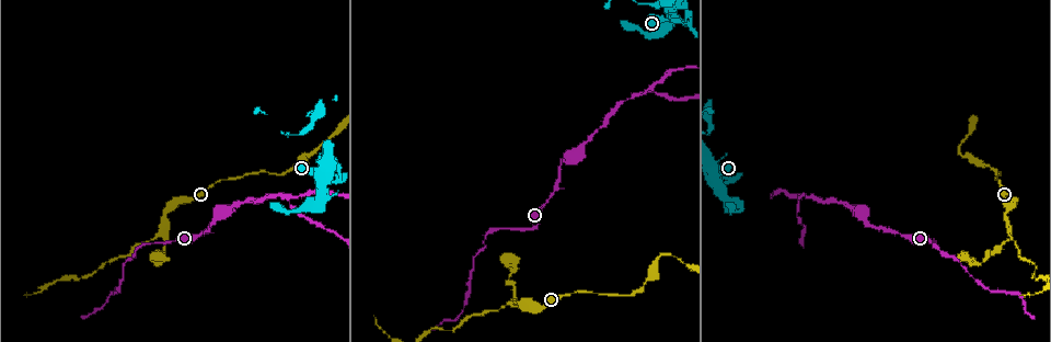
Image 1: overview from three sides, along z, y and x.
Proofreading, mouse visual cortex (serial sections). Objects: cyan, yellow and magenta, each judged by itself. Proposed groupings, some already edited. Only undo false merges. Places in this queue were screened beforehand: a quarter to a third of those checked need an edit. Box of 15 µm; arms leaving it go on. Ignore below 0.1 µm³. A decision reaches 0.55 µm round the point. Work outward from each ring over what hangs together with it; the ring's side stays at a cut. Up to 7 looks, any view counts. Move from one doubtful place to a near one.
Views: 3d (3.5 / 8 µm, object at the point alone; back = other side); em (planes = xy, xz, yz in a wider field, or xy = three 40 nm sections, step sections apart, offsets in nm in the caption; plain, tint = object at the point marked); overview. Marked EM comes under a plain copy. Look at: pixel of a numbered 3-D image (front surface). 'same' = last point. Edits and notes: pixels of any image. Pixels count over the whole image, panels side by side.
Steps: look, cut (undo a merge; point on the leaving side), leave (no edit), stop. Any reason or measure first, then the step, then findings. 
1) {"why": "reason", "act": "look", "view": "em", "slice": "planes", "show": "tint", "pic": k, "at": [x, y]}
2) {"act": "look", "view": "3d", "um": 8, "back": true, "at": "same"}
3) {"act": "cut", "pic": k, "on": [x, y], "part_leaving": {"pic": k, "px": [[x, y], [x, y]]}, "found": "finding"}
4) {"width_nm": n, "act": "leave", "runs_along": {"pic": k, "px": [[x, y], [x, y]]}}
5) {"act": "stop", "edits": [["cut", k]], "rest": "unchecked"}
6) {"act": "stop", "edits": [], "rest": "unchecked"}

{"why": "sharp bend", "act": "look", "view": "3d", "um": 8, "pic": 1, "at": [678, 21]}

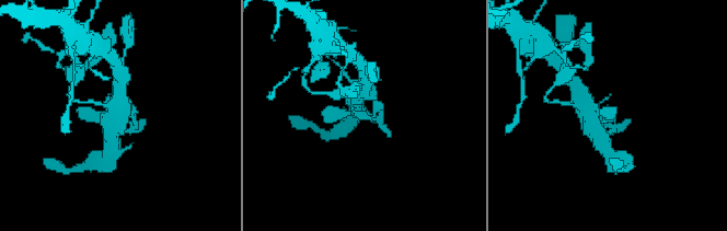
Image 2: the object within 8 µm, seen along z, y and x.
{"act": "look", "view": "em", "slice": "xy", "step": 5, "show": "tint", "pic": 2, "at": [368, 117]}

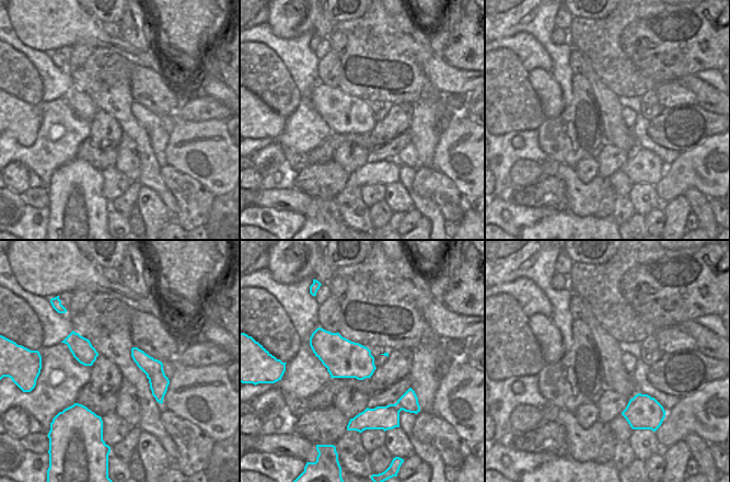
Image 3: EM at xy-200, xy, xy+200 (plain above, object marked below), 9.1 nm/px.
{"width_nm": 340, "act": "leave", "runs_along": {"pic": 2, "px": [[336, 114], [371, 117], [373, 96]]}, "found": "one cell here"}

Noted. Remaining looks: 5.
{"why": "side arm on a straight run", "act": "look", "view": "em", "slice": "xy", "step": 2, "show": "tint", "pic": 1, "at": [801, 197]}

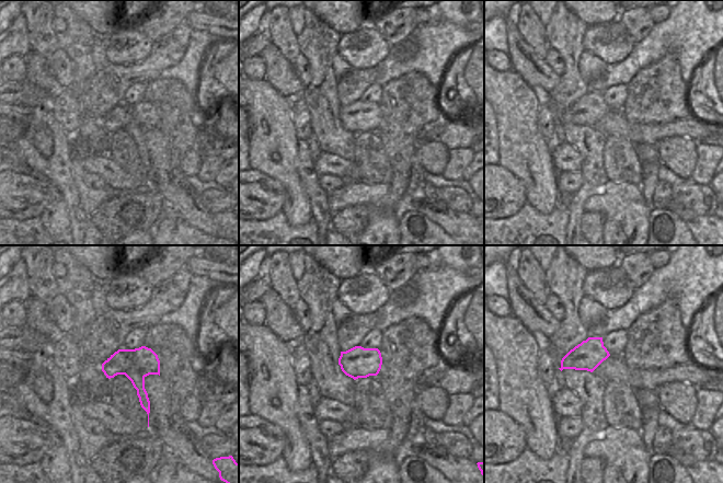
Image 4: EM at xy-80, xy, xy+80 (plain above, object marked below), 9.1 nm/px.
{"act": "look", "view": "3d", "um": 3.5, "back": true, "at": "same"}

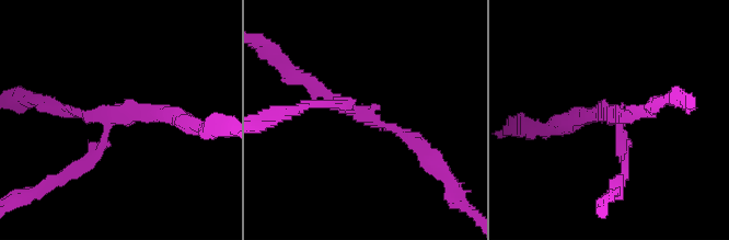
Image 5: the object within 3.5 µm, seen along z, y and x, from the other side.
{"width_nm": 280, "act": "cut", "pic": 5, "on": [93, 160], "part_leaving": {"pic": 5, "px": [[108, 126], [82, 167], [38, 190]]}, "found": "a second cell is stuck on"}

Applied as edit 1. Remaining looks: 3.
{"act": "look", "view": "overview"}

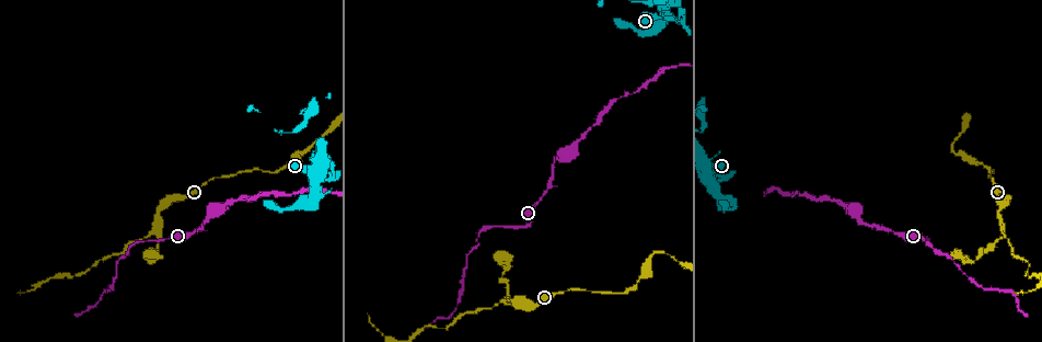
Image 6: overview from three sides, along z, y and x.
{"why": "sudden change in width", "act": "look", "view": "3d", "um": 3.5, "pic": 6, "at": [159, 212]}

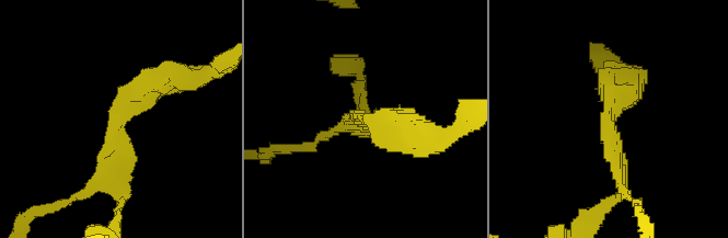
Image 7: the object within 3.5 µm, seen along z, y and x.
{"arms": 3, "arm_widths_nm": [150, 150, 350], "why": "need the tissue", "act": "look", "view": "em", "slice": "xy", "step": 3, "show": "tint", "pic": 7, "at": [360, 116]}

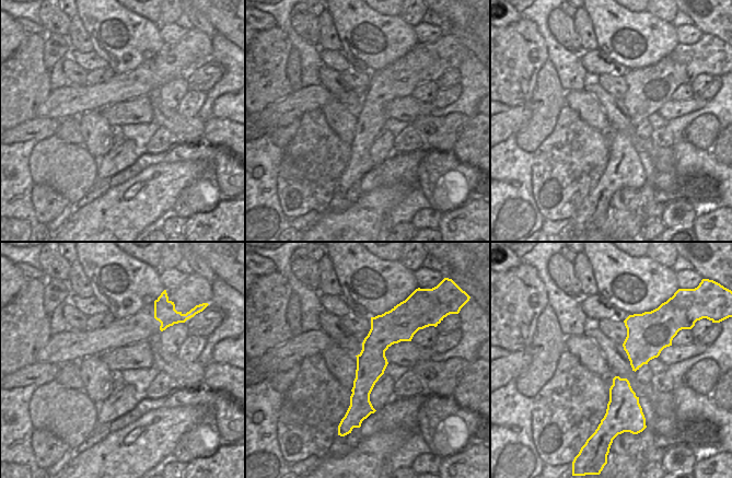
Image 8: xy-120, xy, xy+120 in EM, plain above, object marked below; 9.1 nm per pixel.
{"act": "leave", "runs_along": {"pic": 7, "px": [[162, 82], [118, 109], [122, 193]]}, "found": "continuous, no second cell"}

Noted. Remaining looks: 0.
{"act": "stop", "edits": [["cut", 5]], "rest": "unchecked"}

